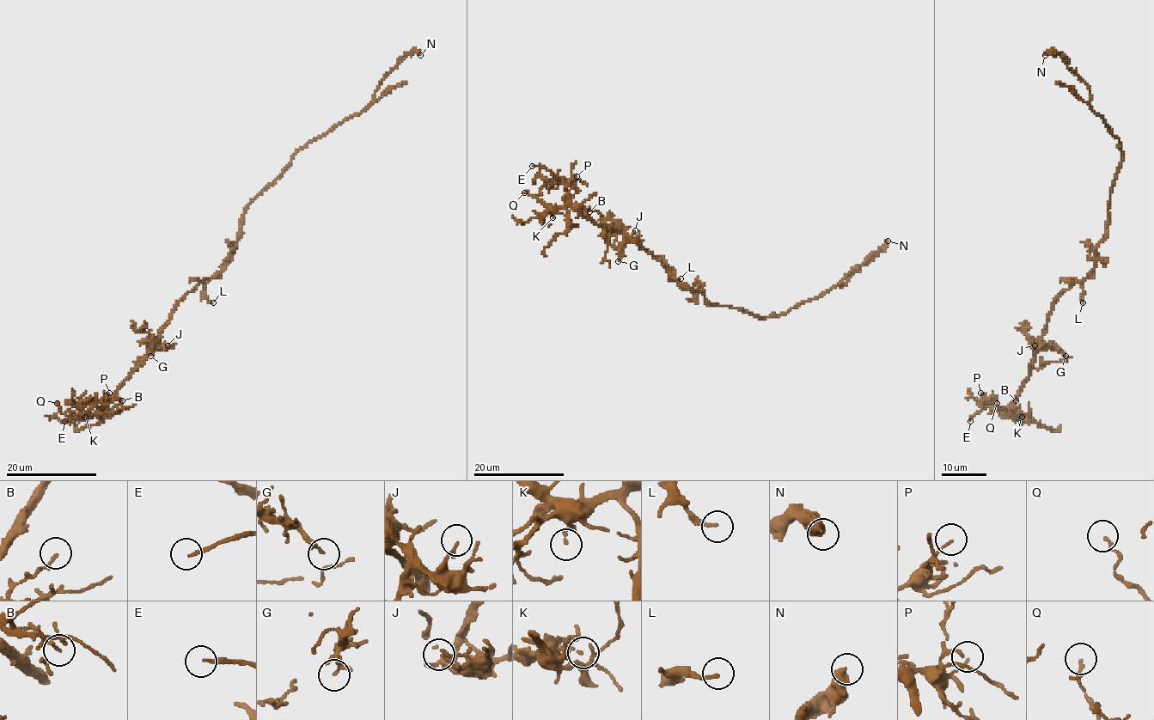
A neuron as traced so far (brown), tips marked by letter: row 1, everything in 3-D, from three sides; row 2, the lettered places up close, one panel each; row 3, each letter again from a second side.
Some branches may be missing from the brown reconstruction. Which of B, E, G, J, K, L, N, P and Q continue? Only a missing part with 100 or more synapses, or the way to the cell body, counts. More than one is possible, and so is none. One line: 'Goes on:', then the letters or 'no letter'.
Goes on: E

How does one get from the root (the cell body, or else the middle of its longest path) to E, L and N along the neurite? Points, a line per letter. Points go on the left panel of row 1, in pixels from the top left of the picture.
E: (235, 248), (222, 270), (178, 303), (152, 352), (116, 396), (102, 408), (91, 407), (64, 421)
L: (235, 248), (225, 267), (204, 285), (204, 295), (213, 302)
N: (235, 248), (244, 210), (292, 156), (361, 112), (380, 82), (408, 54), (420, 55)

